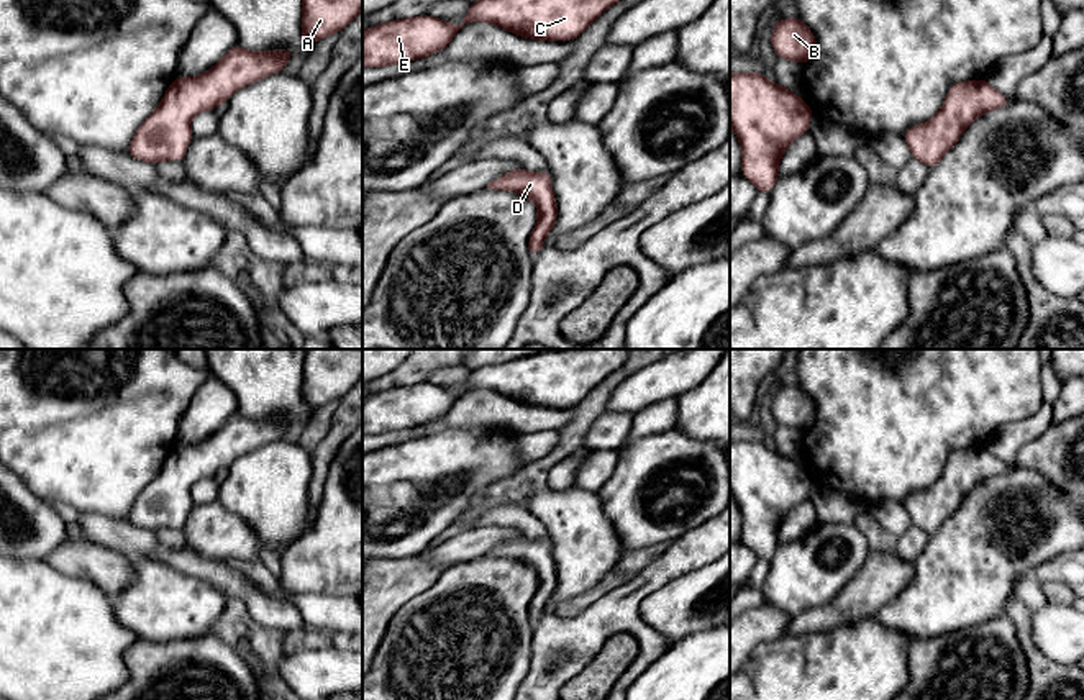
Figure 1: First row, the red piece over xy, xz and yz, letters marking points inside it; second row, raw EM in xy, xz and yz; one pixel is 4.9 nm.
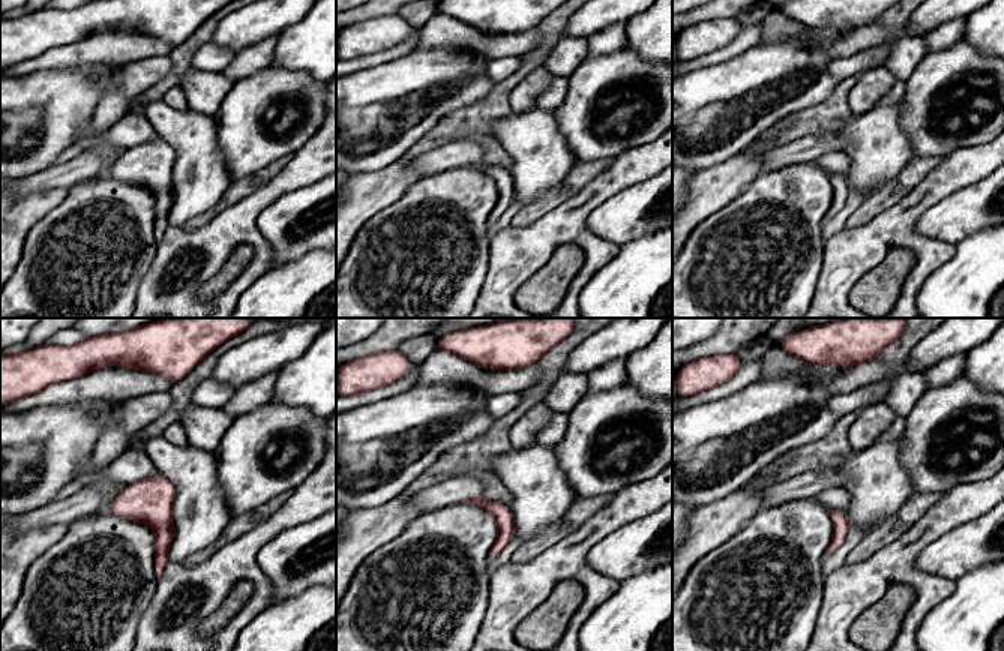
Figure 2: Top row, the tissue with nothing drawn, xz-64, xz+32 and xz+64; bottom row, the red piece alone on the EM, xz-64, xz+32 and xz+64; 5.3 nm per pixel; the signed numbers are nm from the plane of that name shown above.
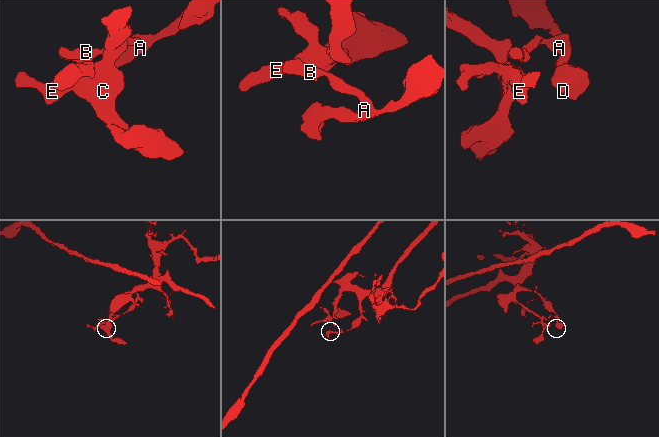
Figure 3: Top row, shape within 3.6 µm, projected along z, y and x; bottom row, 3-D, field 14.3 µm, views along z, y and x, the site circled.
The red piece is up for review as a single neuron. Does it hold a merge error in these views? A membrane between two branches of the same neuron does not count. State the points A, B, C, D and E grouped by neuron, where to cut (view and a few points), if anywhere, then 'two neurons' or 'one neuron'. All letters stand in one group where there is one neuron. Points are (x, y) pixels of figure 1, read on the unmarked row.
A B C D E; no cut; one neuron

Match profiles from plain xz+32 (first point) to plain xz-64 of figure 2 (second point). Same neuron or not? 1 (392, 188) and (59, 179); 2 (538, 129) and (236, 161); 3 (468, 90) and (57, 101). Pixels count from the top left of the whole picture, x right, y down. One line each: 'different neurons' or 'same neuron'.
1: different neurons
2: different neurons
3: same neuron

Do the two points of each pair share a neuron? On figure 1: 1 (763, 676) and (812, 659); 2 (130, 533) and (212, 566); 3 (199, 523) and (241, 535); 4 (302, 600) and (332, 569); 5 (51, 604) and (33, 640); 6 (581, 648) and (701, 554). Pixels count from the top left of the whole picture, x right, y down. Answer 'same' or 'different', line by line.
1: same
2: same
3: same
4: different
5: same
6: same

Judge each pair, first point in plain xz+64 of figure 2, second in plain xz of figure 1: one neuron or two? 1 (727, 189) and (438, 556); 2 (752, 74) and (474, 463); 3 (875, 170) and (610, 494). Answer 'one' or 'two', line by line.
1: two
2: one
3: two

